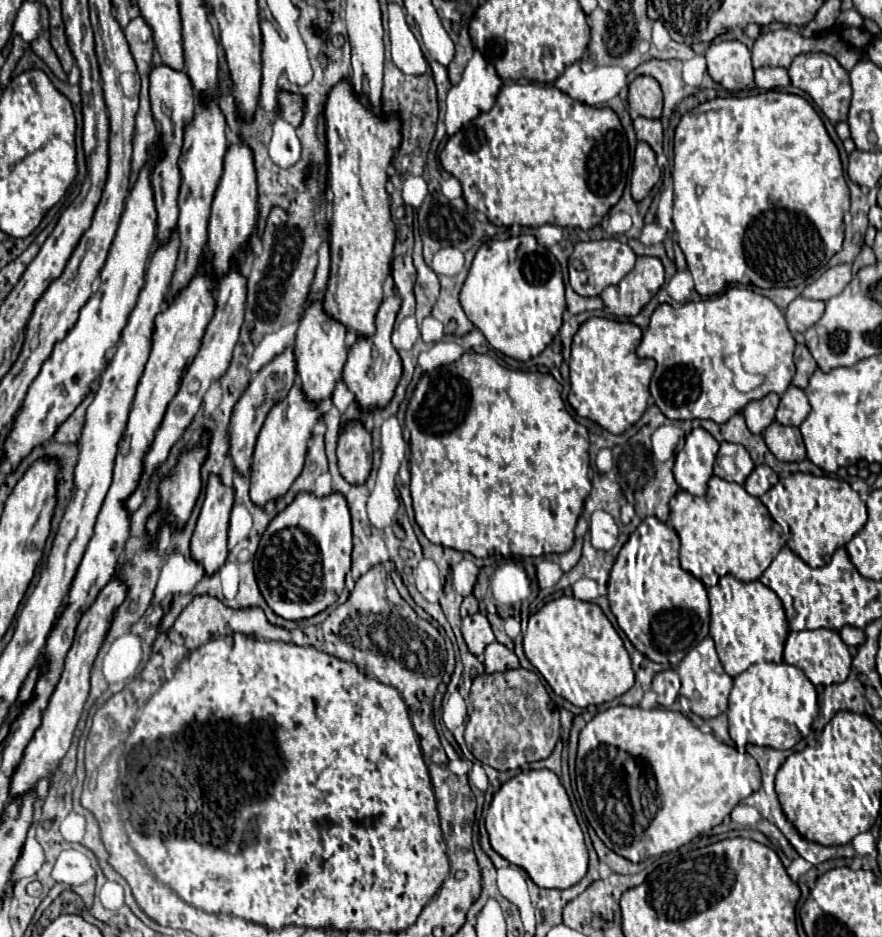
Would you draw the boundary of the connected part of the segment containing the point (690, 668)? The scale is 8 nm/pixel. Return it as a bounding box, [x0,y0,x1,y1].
[677,637,733,719]

